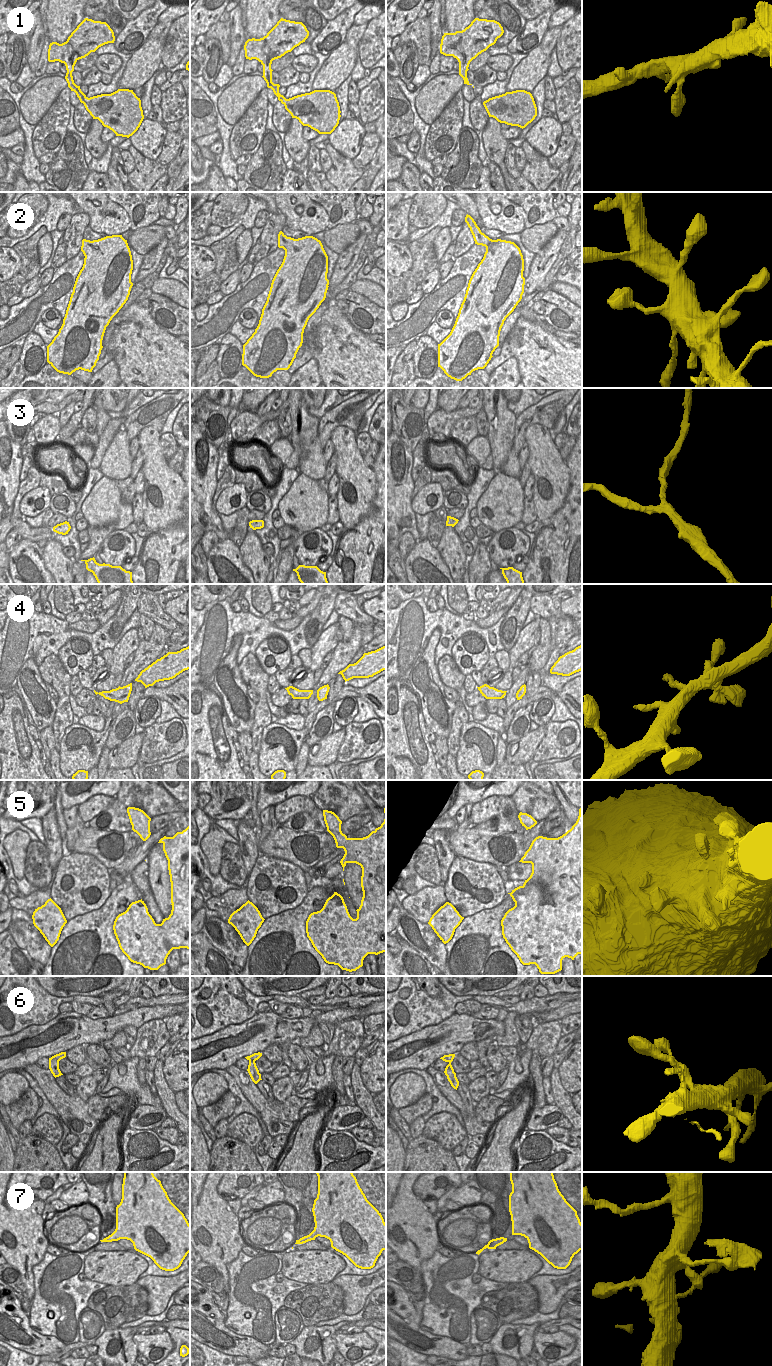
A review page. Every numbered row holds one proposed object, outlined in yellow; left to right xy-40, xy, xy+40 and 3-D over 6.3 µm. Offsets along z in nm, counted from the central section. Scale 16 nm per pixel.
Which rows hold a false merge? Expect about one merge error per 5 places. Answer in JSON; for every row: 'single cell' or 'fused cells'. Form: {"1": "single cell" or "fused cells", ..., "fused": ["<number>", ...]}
{"1": "single cell", "2": "single cell", "3": "single cell", "4": "single cell", "5": "single cell", "6": "single cell", "7": "fused cells", "fused": ["7"]}

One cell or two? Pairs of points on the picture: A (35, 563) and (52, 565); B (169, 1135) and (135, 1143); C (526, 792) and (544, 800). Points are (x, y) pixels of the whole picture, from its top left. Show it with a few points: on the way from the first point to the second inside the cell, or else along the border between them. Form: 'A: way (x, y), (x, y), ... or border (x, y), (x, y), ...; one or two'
A: border (42, 549), (43, 565), (51, 573); two
B: border (154, 1130), (162, 1139), (175, 1145); two
C: way (530, 796), (534, 800), (540, 800); one

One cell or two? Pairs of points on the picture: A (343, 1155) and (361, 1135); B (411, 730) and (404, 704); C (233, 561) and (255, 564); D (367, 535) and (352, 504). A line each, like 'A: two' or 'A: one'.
A: two
B: one
C: two
D: two

